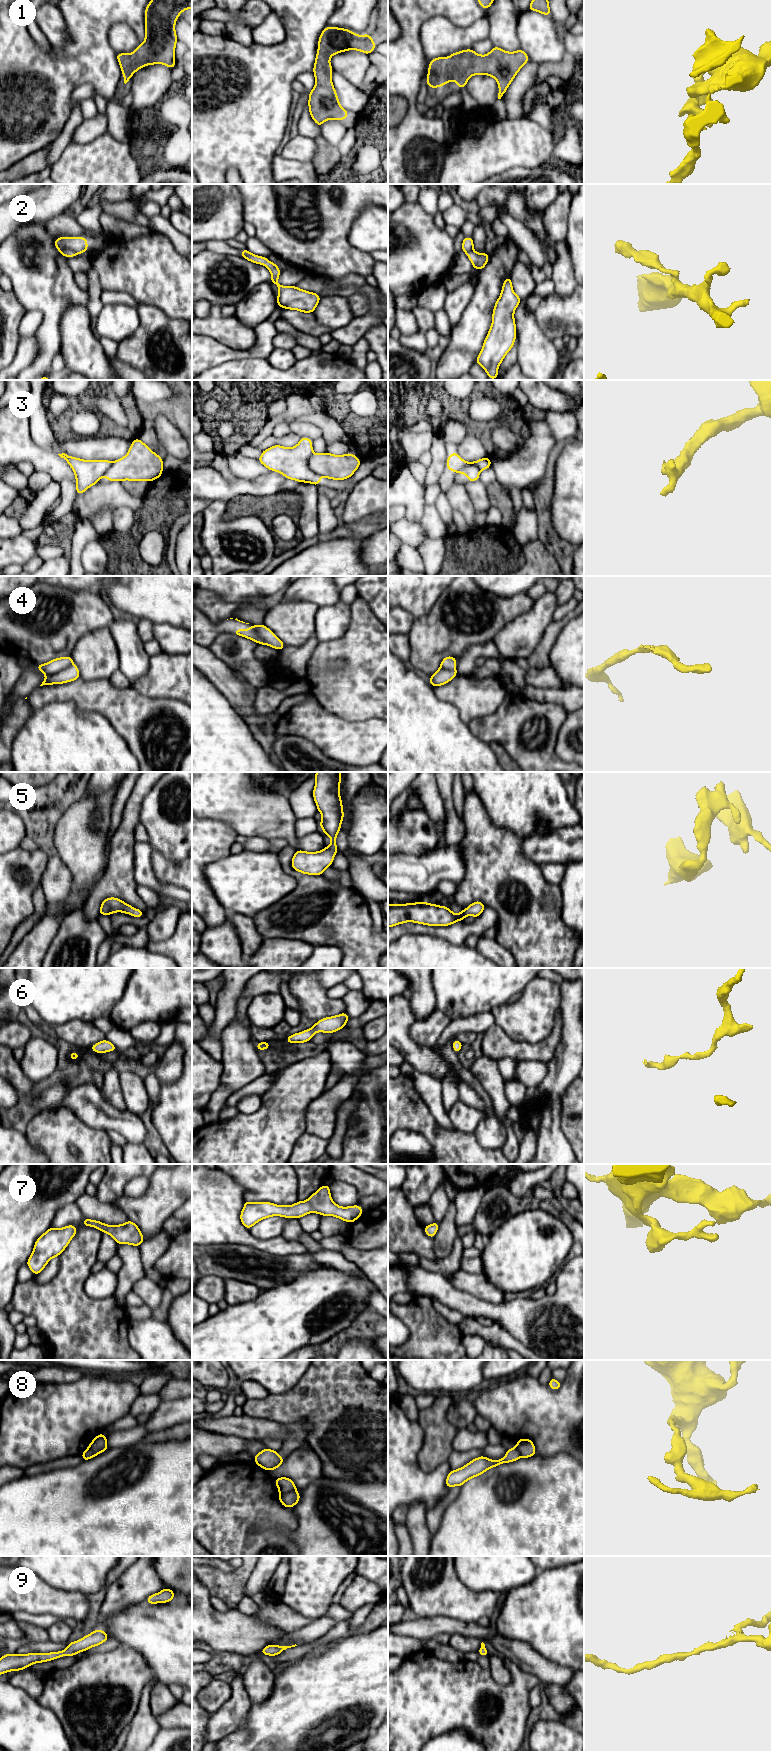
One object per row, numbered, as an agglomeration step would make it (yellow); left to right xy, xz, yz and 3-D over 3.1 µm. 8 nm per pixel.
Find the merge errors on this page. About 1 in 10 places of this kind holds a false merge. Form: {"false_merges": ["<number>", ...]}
{"false_merges": ["3", "4", "8"]}

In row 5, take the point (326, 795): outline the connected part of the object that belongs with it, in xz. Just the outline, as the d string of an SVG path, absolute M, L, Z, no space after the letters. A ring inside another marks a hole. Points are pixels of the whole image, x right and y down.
M316 772L313 798L322 819L319 826L323 833L331 838L331 843L323 850L306 852L296 850L291 866L294 870L307 875L322 875L327 867L332 866L338 853L336 838L344 819L342 799L339 793L341 772Z

